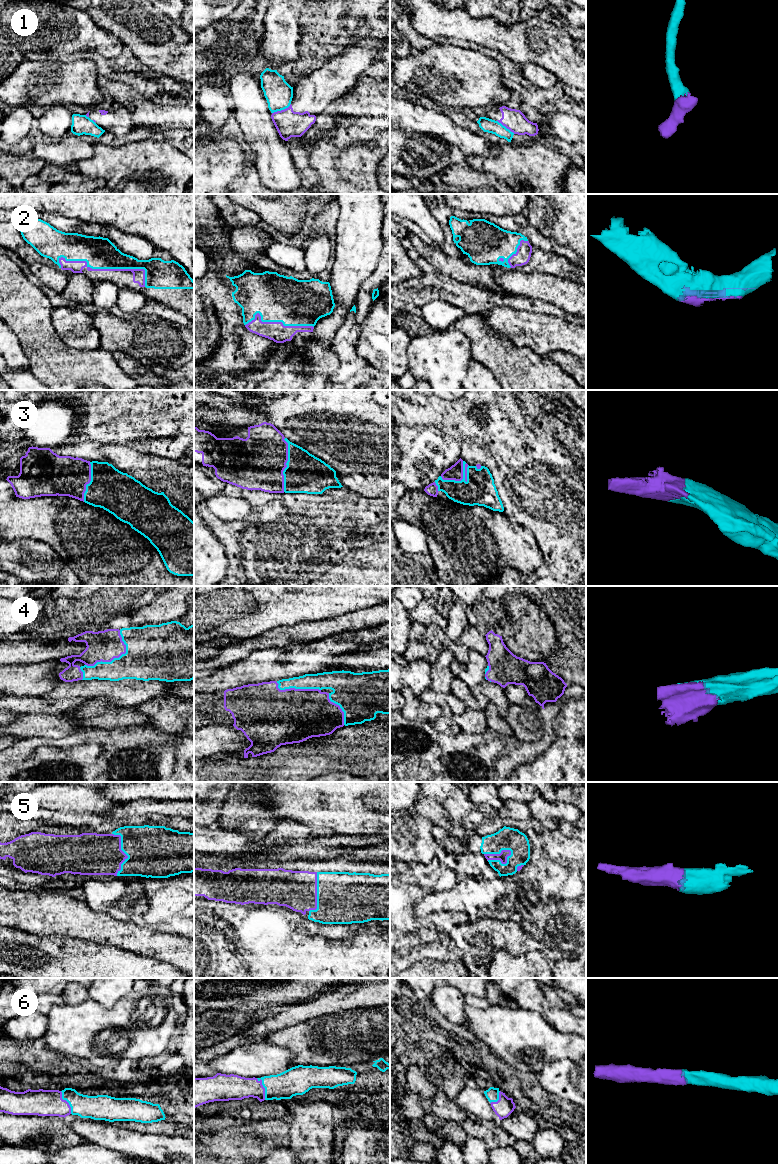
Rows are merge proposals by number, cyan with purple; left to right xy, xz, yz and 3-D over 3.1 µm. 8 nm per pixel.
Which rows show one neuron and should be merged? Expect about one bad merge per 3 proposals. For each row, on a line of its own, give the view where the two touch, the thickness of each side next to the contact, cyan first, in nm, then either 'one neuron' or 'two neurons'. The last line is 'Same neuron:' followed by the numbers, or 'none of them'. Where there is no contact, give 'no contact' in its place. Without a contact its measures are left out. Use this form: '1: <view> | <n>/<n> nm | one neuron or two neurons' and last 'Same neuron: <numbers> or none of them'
1: xz | 220/220 nm | two neurons
2: xy | 260/100 nm | one neuron
3: yz | 240/120 nm | one neuron
4: xy | 360/240 nm | one neuron
5: yz | 180/70 nm | one neuron
6: xz | 220/200 nm | one neuron
Same neuron: 2, 3, 4, 5, 6

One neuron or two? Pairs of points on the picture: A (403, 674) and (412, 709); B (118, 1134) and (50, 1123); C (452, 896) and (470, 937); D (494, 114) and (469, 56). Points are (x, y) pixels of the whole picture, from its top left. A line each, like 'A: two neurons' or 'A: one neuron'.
A: two neurons
B: two neurons
C: two neurons
D: two neurons

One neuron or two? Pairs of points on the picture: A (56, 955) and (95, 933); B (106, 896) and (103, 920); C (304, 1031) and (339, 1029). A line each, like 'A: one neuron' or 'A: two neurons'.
A: two neurons
B: two neurons
C: one neuron

